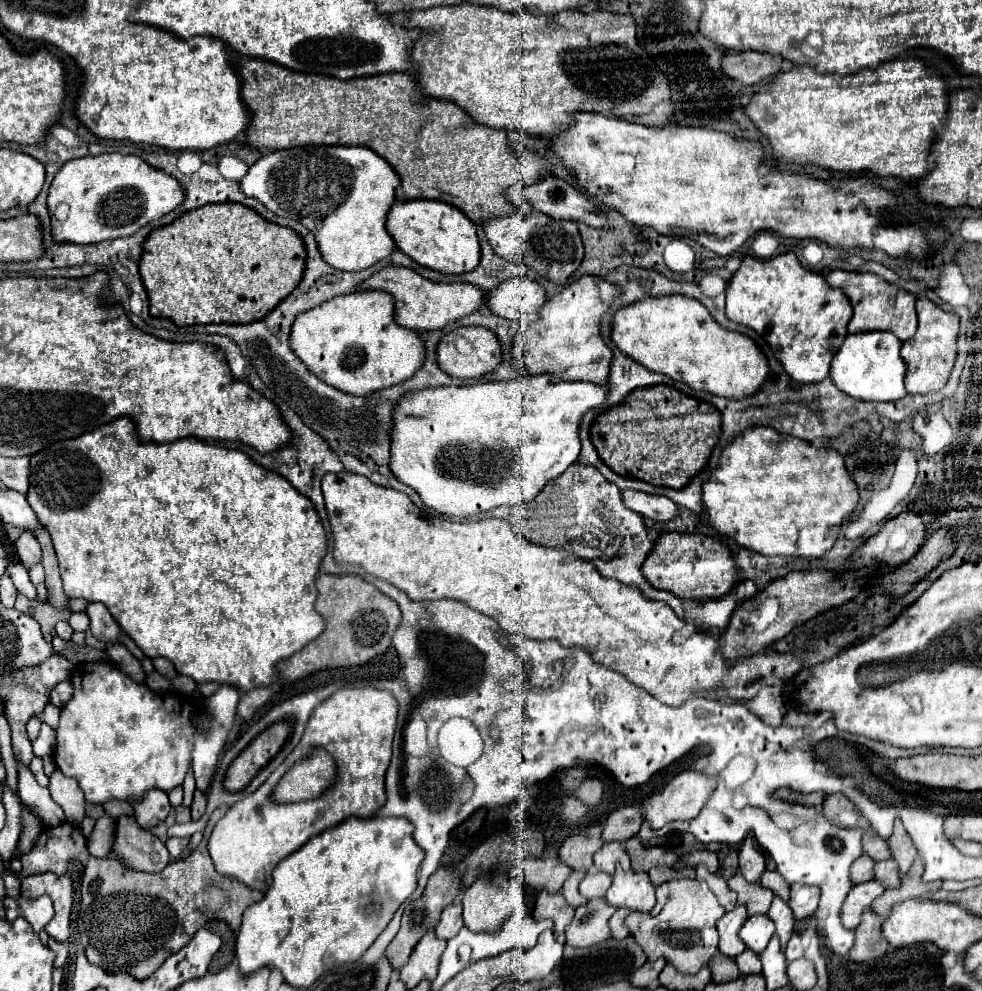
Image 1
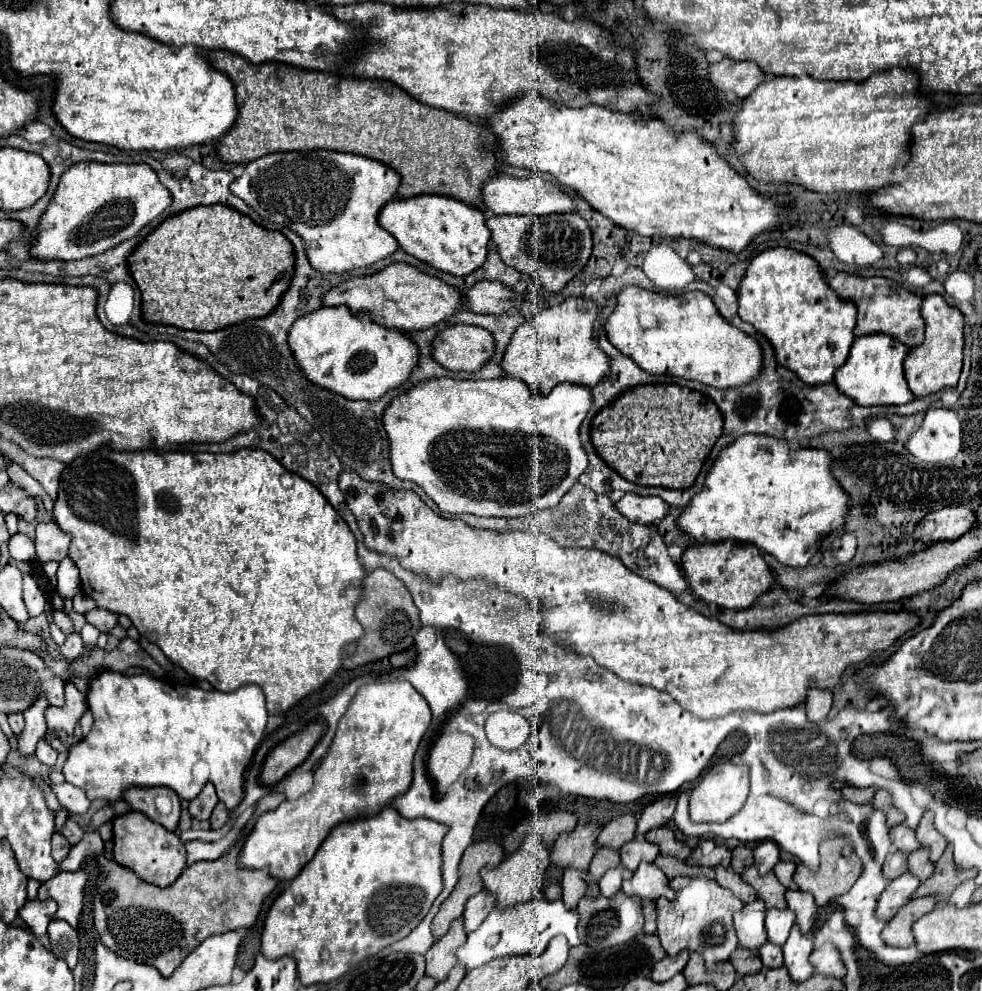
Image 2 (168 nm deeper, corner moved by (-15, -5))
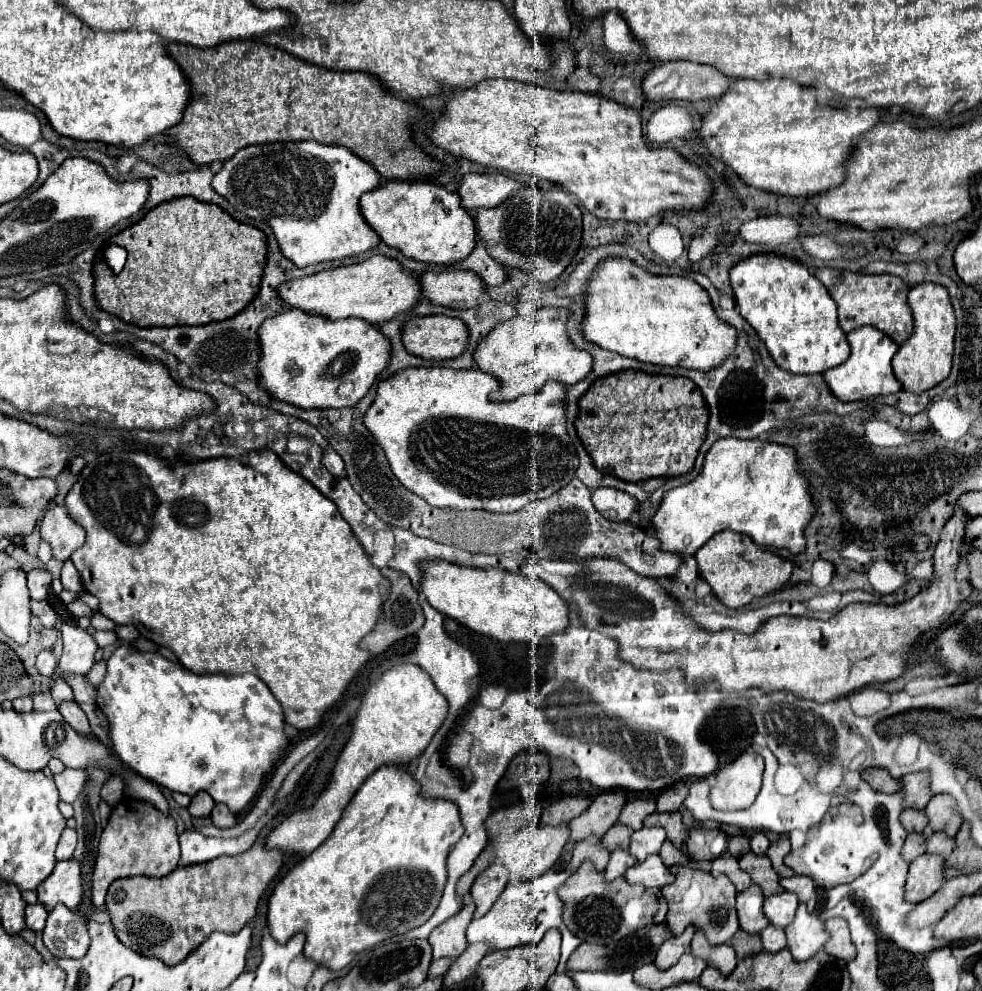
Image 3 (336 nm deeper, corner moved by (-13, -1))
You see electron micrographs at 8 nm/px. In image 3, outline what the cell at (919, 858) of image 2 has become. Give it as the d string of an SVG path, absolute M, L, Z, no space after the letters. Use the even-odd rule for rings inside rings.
M931 834L927 840L925 840L925 846L927 846L927 852L925 854L937 854L941 858L947 858L953 850L953 838L947 838L945 834Z

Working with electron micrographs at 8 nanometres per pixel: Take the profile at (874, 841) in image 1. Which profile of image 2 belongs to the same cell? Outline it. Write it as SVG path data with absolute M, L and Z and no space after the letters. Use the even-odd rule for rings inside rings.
M899 824L899 826L891 828L891 840L893 840L893 848L903 850L903 852L913 852L921 846L917 836L915 836L915 830L907 828L905 824Z

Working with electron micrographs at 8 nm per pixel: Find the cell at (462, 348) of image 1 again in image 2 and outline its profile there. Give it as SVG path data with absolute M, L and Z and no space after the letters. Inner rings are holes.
M447 326L431 340L433 358L453 372L477 372L493 356L493 336L479 326Z

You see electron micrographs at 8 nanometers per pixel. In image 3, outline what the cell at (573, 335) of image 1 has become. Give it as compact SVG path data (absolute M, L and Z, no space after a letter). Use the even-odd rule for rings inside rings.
M537 308L529 316L515 316L513 320L497 324L497 328L485 336L475 350L475 362L479 370L485 370L501 382L501 390L491 394L491 400L517 400L523 394L543 388L547 380L571 386L591 372L593 356L571 342L567 322L567 308Z

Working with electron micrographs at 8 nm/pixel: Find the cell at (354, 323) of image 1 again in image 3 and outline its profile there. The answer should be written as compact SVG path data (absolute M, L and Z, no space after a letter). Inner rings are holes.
M285 310L261 326L261 364L259 364L259 376L261 384L275 396L277 400L295 404L299 408L349 408L355 406L375 384L377 376L385 372L391 360L391 342L385 338L377 326L349 318L349 320L331 320L325 316L315 316L301 310ZM343 380L351 380L355 384L355 390L349 398L341 398L337 394L337 386Z

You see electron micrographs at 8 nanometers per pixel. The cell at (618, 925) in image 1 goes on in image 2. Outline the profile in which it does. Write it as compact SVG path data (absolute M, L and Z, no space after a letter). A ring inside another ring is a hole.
M643 900L643 914L645 914L645 928L643 932L653 934L657 930L657 912L653 900Z

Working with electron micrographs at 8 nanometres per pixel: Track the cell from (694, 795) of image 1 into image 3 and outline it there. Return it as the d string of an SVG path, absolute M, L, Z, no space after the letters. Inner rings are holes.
M753 752L741 754L717 772L717 782L709 790L715 810L743 810L755 802L761 788L763 758Z

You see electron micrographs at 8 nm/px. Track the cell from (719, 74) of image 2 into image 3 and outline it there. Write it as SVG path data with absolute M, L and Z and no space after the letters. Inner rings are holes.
M677 62L679 86L671 94L677 100L697 102L705 96L723 96L731 84L731 78L721 74L715 66L697 64L697 62Z

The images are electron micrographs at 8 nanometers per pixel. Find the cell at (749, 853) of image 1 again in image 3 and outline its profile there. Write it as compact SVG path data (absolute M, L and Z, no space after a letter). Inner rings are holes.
M755 834L753 838L751 838L751 850L757 854L757 856L763 856L765 852L767 852L767 848L771 846L771 842L769 842L769 838L765 836L765 834Z

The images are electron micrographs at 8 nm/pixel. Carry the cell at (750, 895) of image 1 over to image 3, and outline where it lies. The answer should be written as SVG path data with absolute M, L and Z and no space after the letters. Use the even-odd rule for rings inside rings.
M749 852L749 854L739 858L739 866L741 866L741 870L745 870L751 876L753 884L757 884L765 896L785 892L779 884L779 876L773 870L771 860L767 856L757 856L757 854Z

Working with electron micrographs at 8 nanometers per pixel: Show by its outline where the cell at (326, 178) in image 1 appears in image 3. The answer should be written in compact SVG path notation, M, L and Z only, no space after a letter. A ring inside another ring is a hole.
M275 142L241 148L213 178L215 192L225 196L229 204L245 216L263 220L273 228L281 252L299 268L363 254L379 246L379 234L369 228L359 208L361 196L375 190L379 184L381 176L373 164L361 160L349 148L319 142Z

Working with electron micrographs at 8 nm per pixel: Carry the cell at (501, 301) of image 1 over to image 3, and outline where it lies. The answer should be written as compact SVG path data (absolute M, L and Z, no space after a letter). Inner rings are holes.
M469 270L455 272L423 272L421 276L423 298L451 308L473 308L479 304L479 298L485 290L485 282L481 276Z

